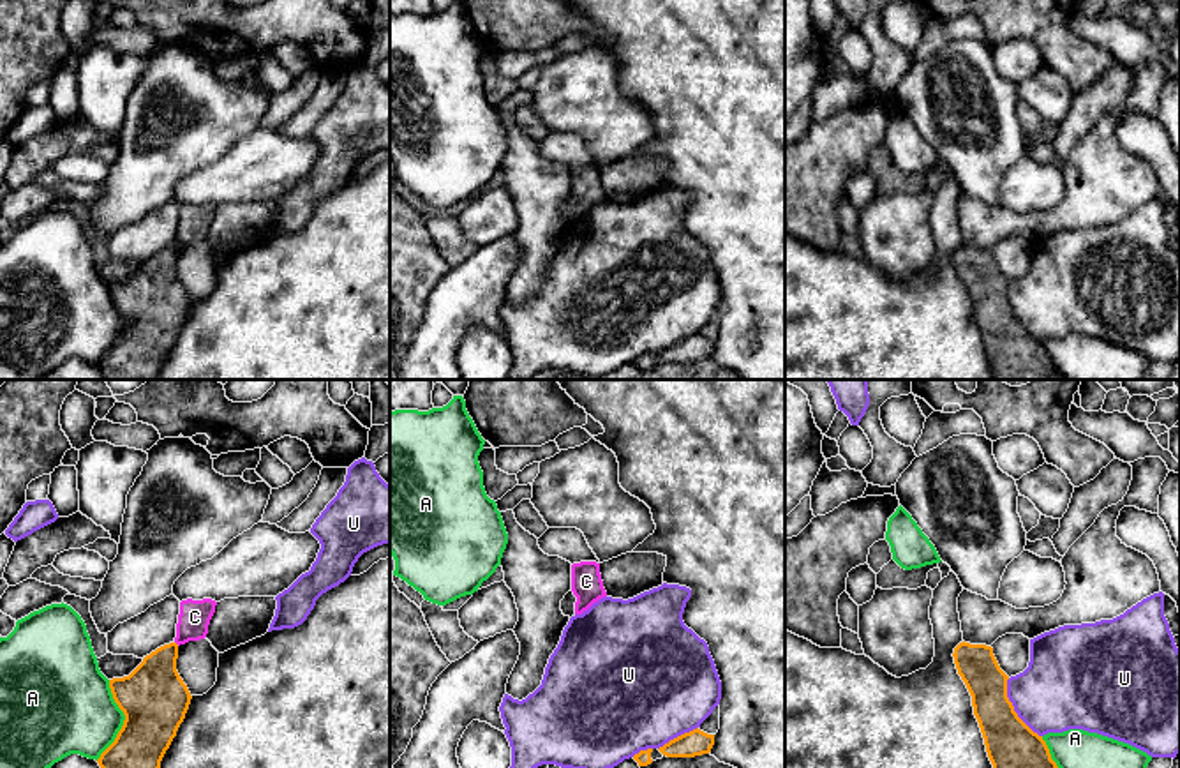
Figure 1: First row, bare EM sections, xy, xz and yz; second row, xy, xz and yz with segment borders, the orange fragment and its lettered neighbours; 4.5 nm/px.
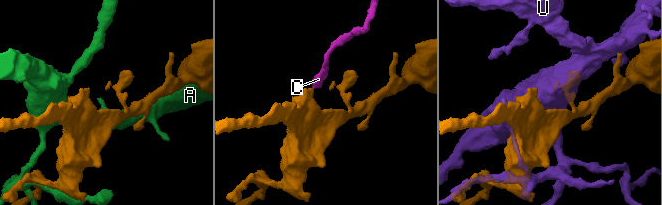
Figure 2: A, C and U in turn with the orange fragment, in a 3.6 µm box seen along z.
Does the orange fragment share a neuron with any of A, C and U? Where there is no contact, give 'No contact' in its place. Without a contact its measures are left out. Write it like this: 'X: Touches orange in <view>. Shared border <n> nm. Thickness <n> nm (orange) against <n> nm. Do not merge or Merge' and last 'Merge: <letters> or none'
A: Touches orange in xy. Shared border 380 nm. Thickness 300 nm (orange) against 400 nm. Do not merge
C: No contact. Do not merge
U: Touches orange in yz. Shared border 320 nm. Thickness 260 nm (orange) against 380 nm. Do not merge
Merge: none

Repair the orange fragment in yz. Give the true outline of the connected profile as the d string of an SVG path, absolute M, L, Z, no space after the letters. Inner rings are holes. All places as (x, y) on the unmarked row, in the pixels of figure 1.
M960 247L954 268L965 286L995 380L1067 380L1051 364L1042 341L1014 316L1007 302L1009 281L1000 274L993 252Z

